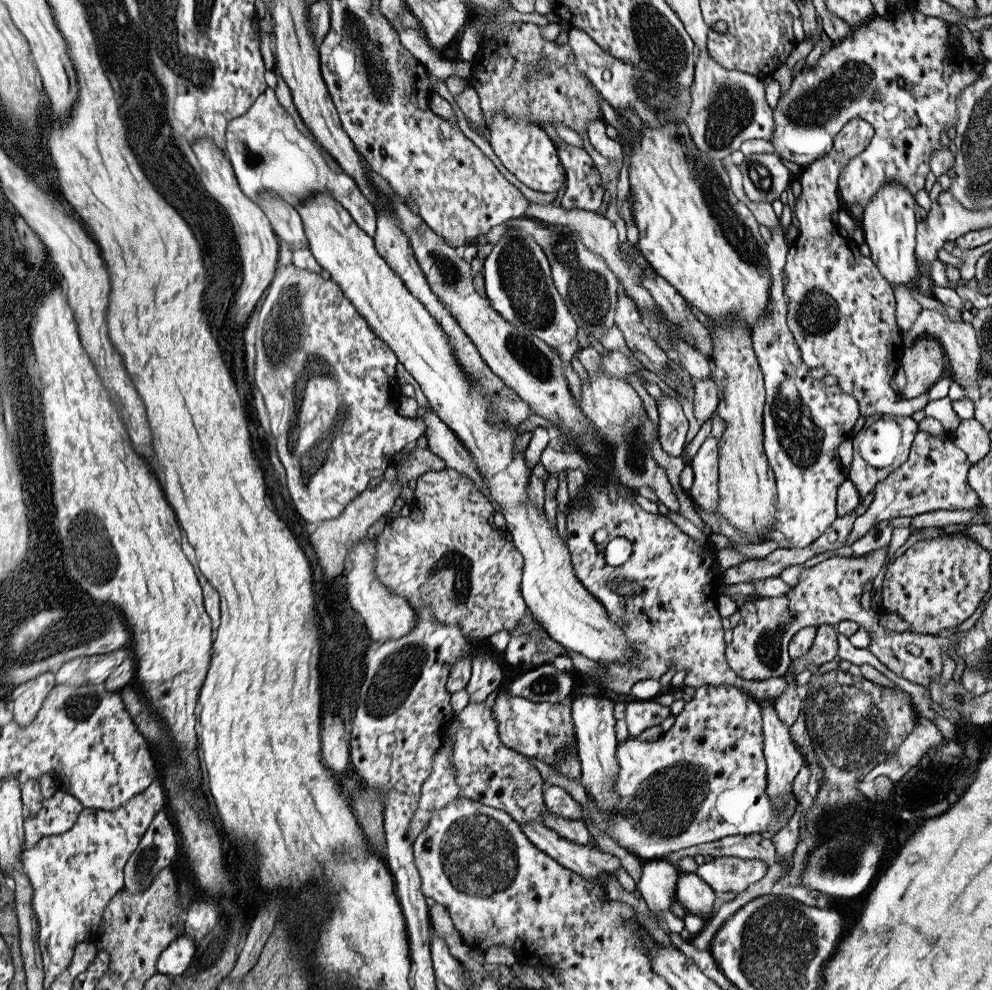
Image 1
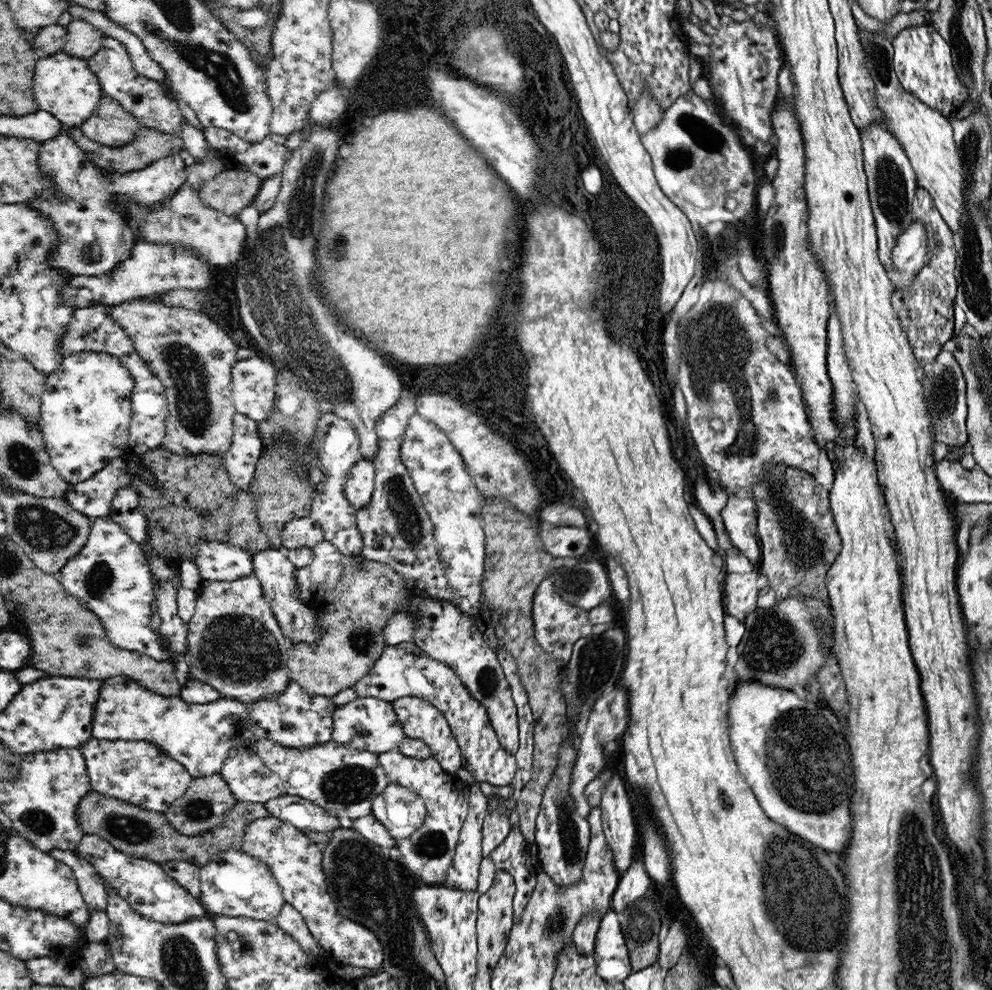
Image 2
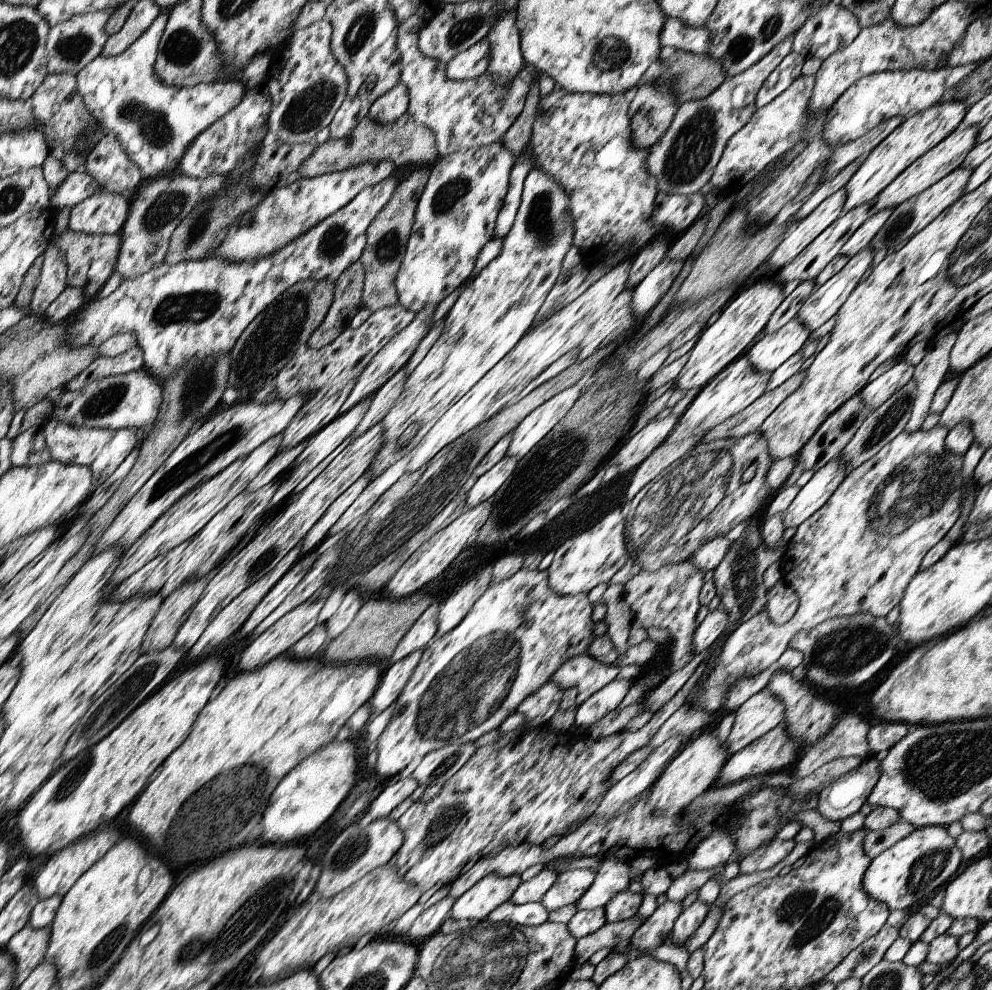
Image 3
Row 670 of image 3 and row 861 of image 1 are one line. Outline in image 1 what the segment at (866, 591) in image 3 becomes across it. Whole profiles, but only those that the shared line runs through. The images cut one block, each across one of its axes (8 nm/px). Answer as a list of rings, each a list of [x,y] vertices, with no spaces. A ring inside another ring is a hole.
[[[713,858],[711,862],[699,864],[695,876],[699,876],[715,894],[719,892],[743,892],[749,884],[761,880],[769,864],[763,860],[741,860],[741,858]]]

